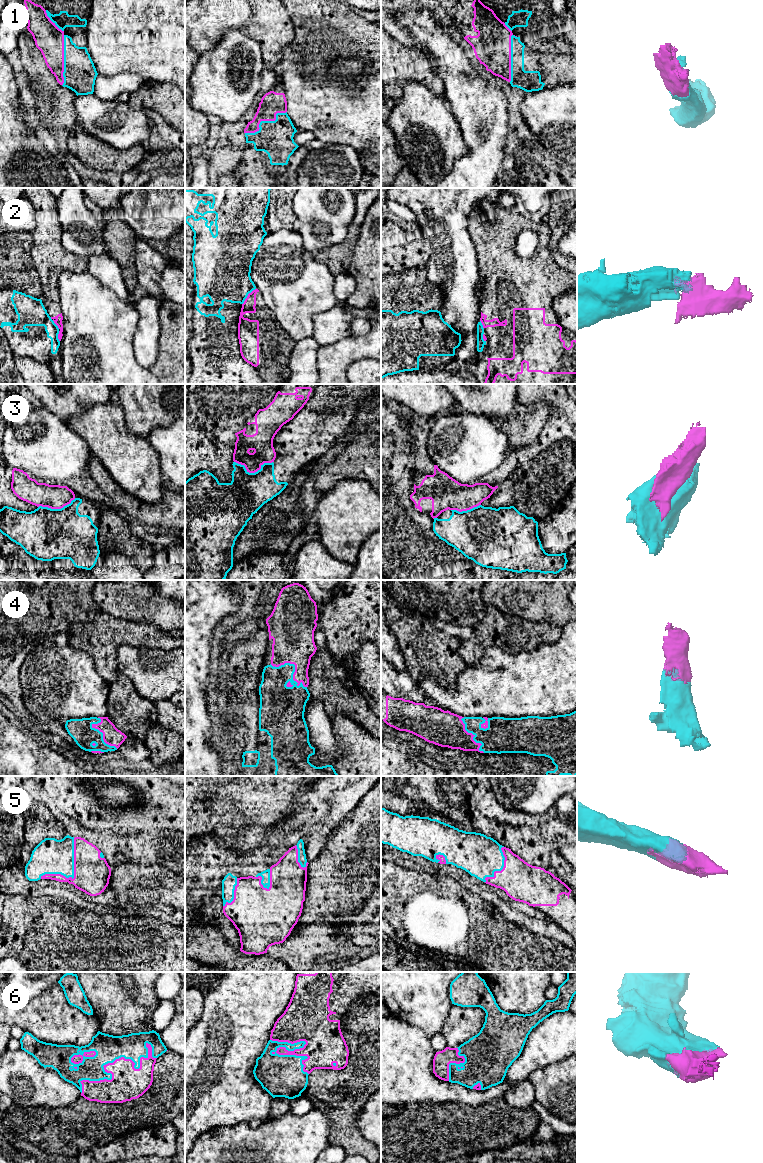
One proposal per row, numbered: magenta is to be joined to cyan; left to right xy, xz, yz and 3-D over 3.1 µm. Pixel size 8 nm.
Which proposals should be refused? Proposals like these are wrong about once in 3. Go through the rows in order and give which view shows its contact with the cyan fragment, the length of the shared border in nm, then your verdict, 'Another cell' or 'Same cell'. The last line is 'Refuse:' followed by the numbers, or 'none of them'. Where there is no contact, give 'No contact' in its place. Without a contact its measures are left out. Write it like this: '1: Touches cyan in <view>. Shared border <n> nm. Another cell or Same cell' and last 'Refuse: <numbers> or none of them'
1: Touches cyan in xz. Shared border 380 nm. Same cell
2: Touches cyan in xz. Shared border 170 nm. Another cell
3: Touches cyan in xz. Shared border 320 nm. Another cell
4: Touches cyan in xz. Shared border 340 nm. Same cell
5: Touches cyan in xy. Shared border 420 nm. Same cell
6: Touches cyan in xy. Shared border 700 nm. Same cell
Refuse: 2, 3

